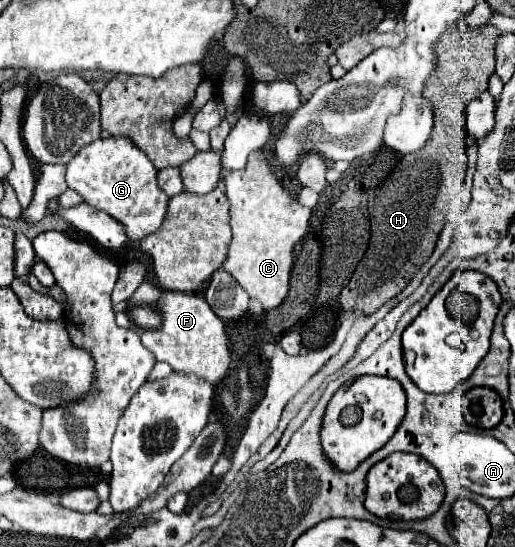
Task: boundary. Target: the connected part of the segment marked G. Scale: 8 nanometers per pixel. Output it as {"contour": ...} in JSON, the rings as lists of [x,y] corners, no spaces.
{"contour":[[[109,136],[83,146],[67,164],[67,186],[83,196],[83,202],[107,212],[121,222],[129,238],[145,238],[155,232],[167,210],[169,198],[159,190],[157,168],[131,138]]]}

